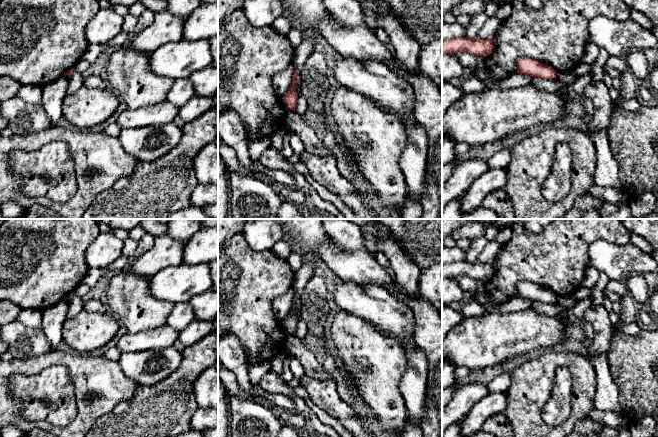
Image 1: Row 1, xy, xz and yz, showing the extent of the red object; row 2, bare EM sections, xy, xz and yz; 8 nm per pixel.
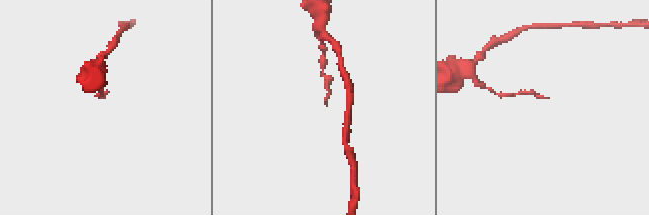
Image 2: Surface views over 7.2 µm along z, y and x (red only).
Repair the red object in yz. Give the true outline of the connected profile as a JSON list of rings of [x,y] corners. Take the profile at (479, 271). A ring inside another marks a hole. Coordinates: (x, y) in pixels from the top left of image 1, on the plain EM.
[[[453,262],[442,266],[442,279],[454,279],[458,276],[469,276],[477,280],[488,280],[494,275],[494,263]]]

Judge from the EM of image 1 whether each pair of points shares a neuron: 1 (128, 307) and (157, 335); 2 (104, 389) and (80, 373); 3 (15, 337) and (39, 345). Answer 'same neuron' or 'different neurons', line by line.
1: different neurons
2: same neuron
3: same neuron

